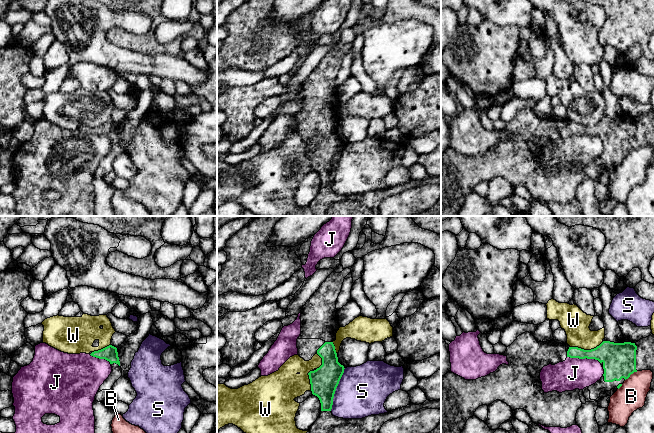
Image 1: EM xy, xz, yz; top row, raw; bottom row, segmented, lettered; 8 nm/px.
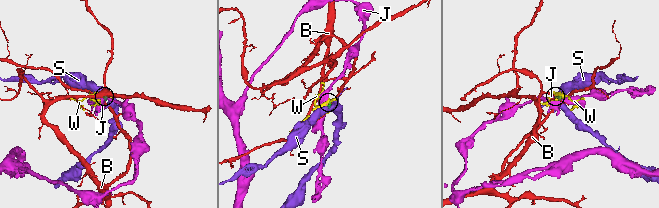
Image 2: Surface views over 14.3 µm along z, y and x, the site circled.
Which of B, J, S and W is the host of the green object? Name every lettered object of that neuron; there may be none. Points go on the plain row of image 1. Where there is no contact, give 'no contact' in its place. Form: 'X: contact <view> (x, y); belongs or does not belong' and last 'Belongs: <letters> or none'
B: contact yz (631, 149); does not belong
J: contact yz (584, 134); does not belong
S: contact xz (335, 165); does not belong
W: contact yz (586, 126); does not belong
Belongs: none

